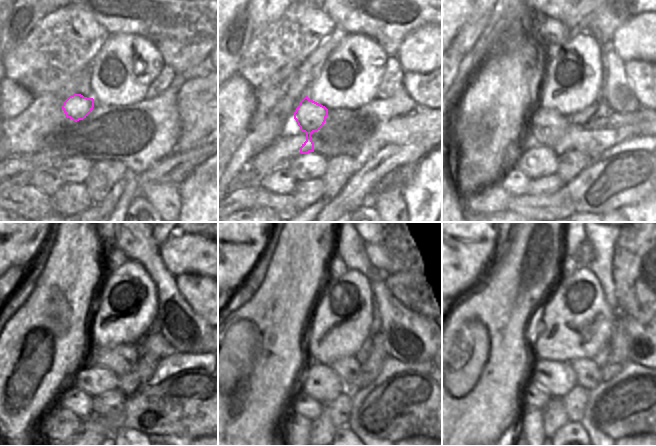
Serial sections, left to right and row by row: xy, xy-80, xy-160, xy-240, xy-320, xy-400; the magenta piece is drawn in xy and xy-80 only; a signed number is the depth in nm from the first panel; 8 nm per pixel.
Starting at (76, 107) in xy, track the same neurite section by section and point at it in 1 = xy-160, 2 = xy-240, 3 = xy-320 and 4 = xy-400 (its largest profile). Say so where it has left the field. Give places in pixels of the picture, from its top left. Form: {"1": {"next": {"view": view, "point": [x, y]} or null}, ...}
{"1": {"next": {"view": "xy-160", "point": [545, 127]}}, "2": {"next": {"view": "xy-240", "point": [120, 359]}}, "3": {"next": {"view": "xy-320", "point": [348, 368]}}, "4": {"next": {"view": "xy-400", "point": [588, 374]}}}

